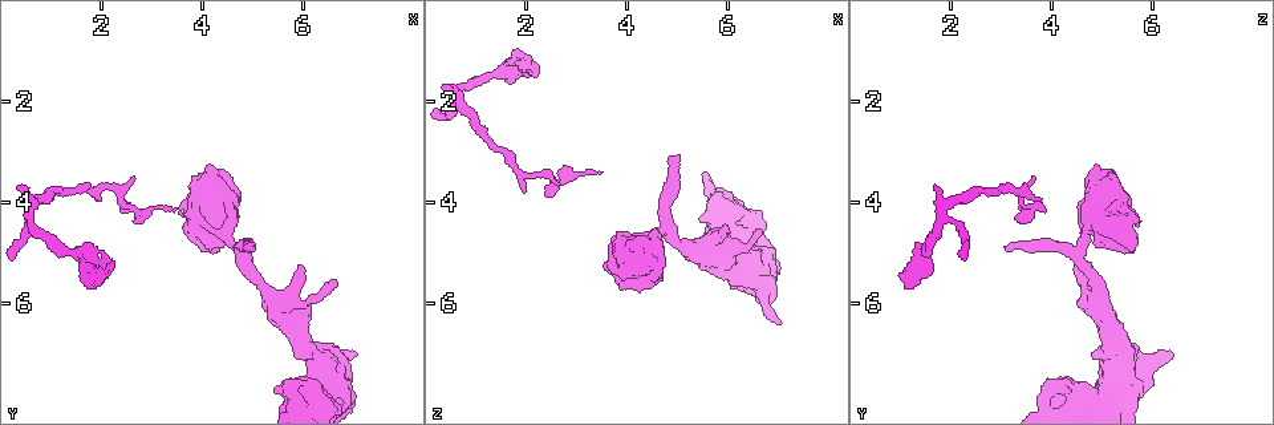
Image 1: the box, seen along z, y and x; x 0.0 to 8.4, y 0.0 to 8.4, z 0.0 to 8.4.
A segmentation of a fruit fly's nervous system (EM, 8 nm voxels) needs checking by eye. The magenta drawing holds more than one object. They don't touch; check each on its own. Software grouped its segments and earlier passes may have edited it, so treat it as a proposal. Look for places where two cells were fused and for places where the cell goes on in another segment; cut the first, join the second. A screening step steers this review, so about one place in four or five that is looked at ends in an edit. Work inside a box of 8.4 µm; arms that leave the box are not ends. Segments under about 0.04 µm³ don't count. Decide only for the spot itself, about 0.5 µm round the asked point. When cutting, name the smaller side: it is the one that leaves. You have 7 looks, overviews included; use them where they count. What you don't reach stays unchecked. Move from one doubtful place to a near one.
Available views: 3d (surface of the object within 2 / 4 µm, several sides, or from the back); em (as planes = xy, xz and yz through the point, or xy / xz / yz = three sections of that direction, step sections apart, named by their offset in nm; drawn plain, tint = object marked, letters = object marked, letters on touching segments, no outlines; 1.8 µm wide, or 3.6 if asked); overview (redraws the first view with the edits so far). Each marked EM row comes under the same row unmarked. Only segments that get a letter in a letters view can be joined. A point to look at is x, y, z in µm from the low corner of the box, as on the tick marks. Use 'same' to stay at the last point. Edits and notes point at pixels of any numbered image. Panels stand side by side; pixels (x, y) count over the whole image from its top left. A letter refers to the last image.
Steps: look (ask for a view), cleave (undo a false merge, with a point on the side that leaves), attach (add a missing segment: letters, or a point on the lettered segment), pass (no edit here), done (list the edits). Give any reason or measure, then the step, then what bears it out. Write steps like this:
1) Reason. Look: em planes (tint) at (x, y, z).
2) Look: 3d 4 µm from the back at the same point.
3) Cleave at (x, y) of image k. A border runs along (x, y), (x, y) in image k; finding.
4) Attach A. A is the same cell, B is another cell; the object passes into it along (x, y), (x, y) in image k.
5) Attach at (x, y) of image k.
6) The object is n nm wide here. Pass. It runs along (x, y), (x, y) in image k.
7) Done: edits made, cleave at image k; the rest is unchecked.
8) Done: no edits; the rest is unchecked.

Look: 3d 2 µm from the back at (5.00, 4.85, 3.15).

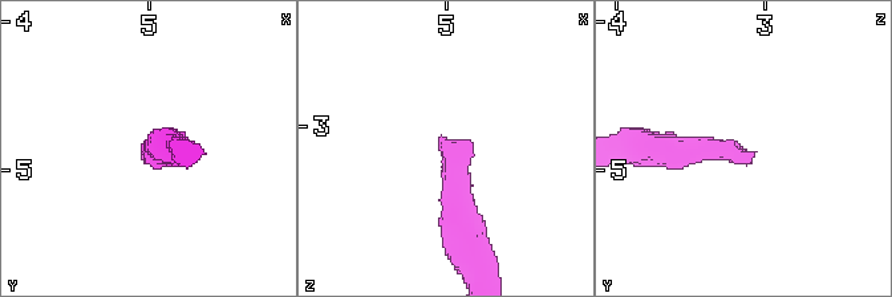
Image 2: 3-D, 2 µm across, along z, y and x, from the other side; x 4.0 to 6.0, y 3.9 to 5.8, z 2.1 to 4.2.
Now the EM. Look: em yz step 16 (letters) at (5.04, 4.86, 3.10).

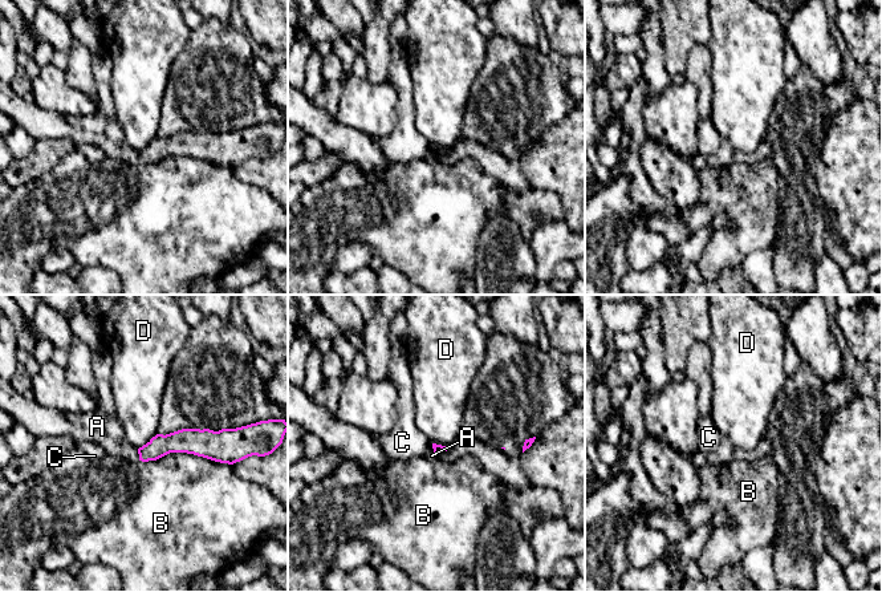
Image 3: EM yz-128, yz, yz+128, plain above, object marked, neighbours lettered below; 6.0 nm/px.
Attach A. A is the same cell, B, C and D are other cells; the object passes into it along (161, 445), (138, 453), (104, 430) in image 3; the cell continues.

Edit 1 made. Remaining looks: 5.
Long arm stops here. Look: em xy step 4 (tint) at (3.40, 4.15, 3.40).

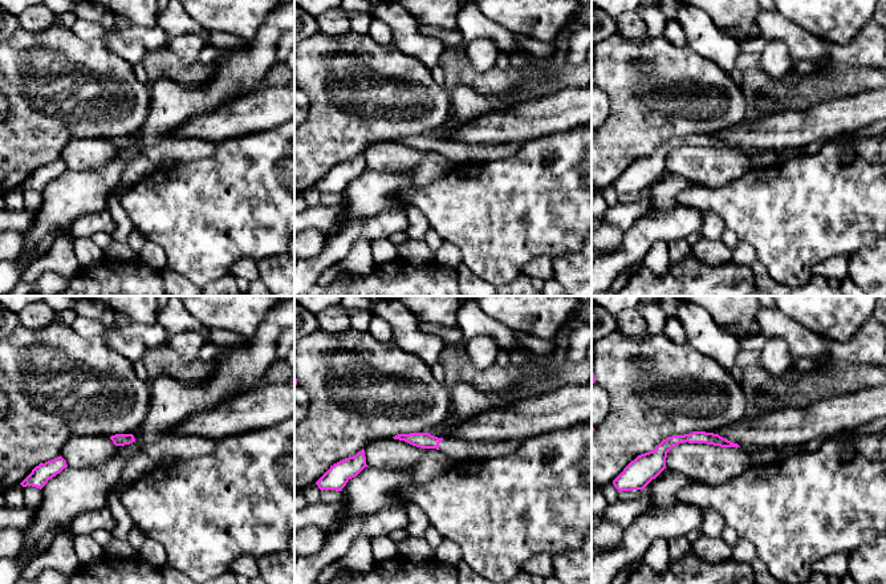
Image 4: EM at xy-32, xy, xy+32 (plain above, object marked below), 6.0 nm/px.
Look: em planes (letters) at the same point.

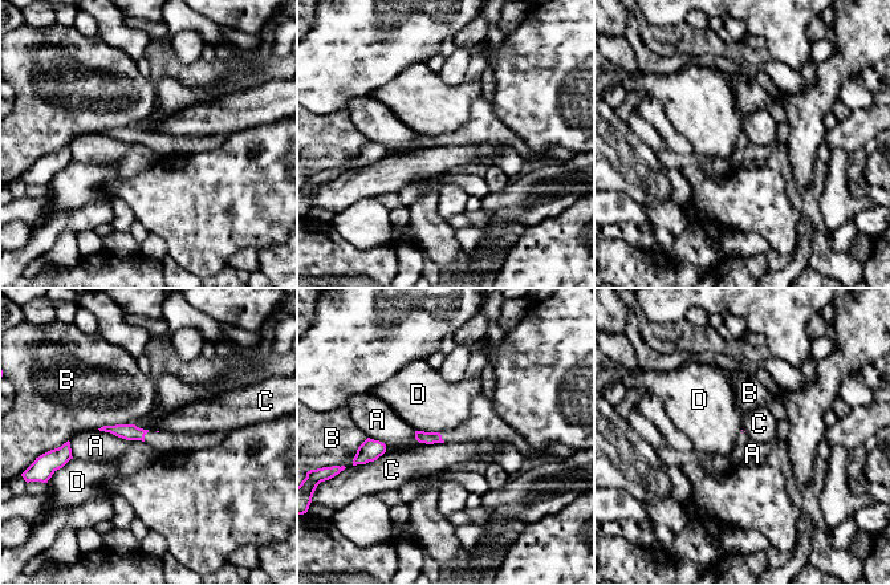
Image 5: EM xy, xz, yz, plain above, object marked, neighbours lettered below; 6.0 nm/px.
Pass. A, B, C and D are other cells; a border runs along (415, 430), (439, 433) in image 5; none of them fits.

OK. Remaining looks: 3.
Branch stops here. Look: em planes (tint) at (3.75, 4.75, 5.30).

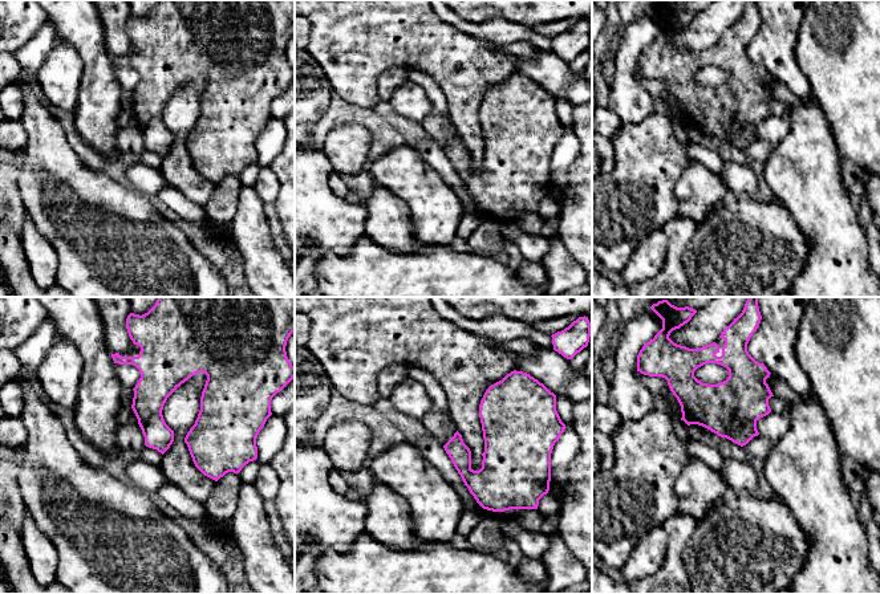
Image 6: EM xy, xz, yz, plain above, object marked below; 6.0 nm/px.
See the neighbours. Look: em planes (letters) at the same point.

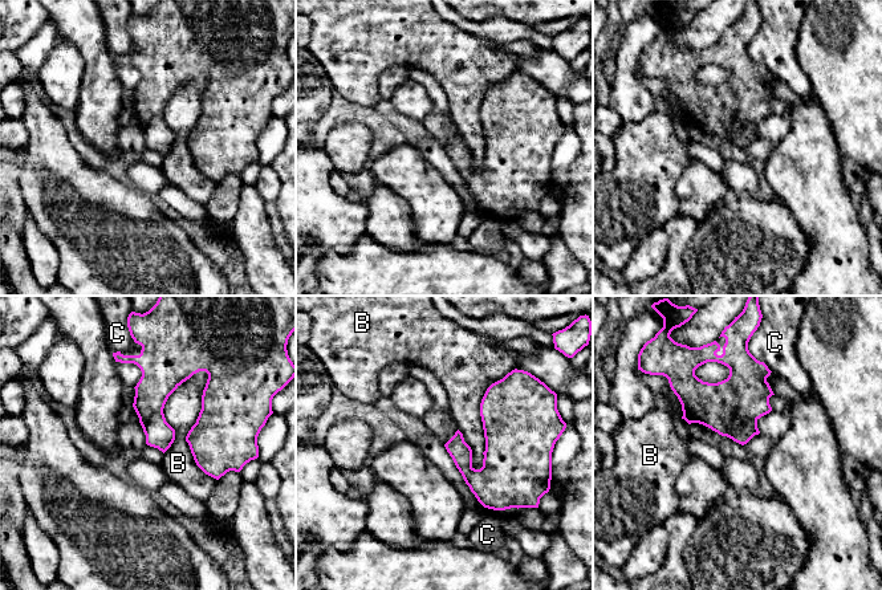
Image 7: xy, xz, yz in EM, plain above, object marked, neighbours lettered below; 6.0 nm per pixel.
Pass. B and C are other cells; a border runs along (505, 375), (480, 403), (483, 452) in image 7; none of them fits.

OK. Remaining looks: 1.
Done: edits made, attach at image 3; the rest is unchecked.

